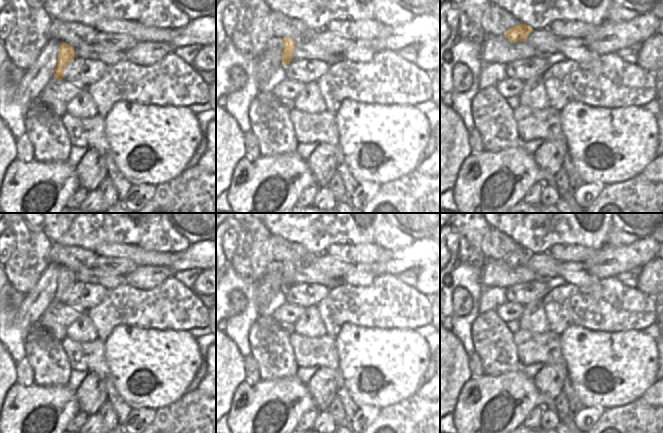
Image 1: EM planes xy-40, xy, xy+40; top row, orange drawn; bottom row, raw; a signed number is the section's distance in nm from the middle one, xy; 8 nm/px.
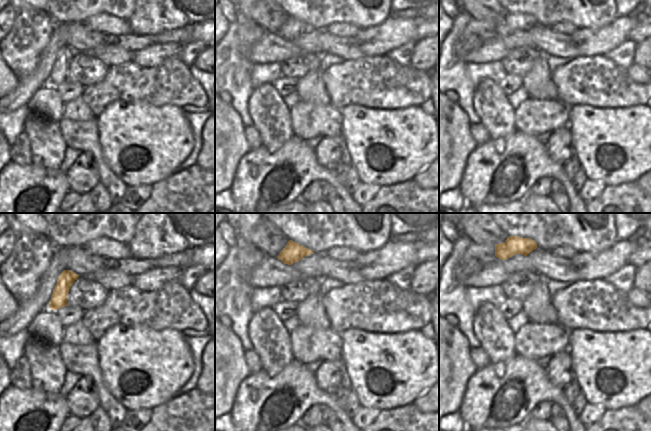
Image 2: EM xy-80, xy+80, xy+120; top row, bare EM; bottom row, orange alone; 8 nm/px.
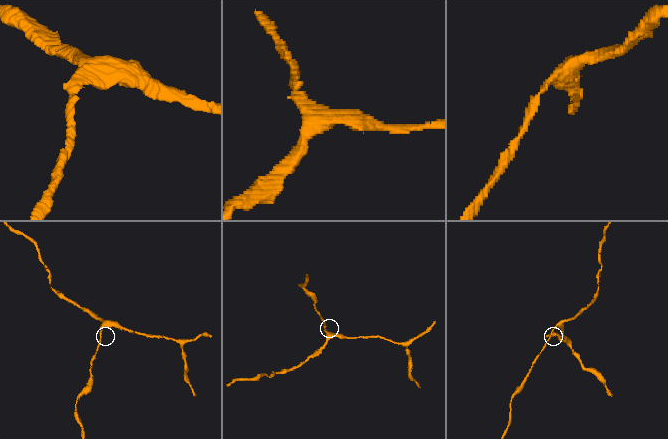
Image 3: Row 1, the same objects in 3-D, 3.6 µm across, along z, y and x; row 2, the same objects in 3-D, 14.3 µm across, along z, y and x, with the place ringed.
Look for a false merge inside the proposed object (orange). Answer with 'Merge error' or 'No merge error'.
No merge error

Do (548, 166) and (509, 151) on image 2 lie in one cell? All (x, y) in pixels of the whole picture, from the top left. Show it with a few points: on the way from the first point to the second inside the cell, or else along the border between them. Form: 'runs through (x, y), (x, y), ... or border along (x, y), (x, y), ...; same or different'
runs through (538, 164), (532, 162), (519, 152); same

